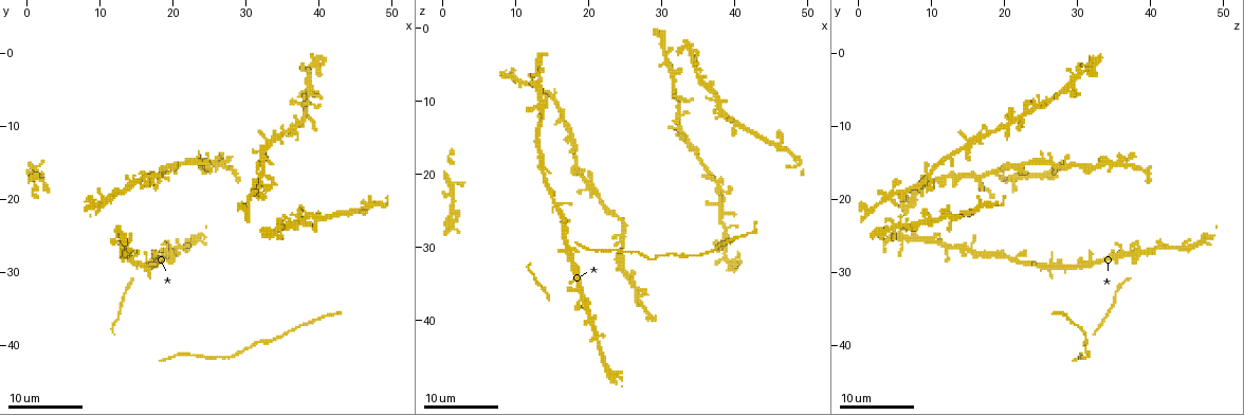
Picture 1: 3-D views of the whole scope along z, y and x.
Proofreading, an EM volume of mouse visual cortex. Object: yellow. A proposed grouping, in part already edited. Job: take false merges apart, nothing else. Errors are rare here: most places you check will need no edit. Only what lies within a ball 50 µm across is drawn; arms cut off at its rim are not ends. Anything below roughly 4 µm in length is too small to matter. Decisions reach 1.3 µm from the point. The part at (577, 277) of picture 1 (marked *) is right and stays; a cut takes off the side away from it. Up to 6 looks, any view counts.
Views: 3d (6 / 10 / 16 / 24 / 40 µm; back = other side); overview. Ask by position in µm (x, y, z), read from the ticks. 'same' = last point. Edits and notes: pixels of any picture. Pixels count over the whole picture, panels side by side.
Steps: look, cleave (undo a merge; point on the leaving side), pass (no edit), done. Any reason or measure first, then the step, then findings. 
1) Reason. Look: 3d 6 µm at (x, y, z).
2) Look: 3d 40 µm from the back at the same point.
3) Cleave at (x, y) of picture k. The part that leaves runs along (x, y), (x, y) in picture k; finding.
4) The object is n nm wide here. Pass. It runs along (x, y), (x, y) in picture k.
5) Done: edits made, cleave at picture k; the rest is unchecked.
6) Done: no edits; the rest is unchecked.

Four or more arms meet. Look: 3d 16 µm at (18.5, 28.0, 35.5).

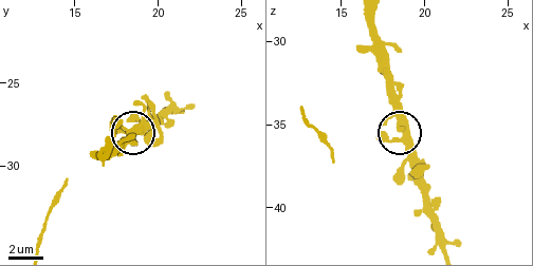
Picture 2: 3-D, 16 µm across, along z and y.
The side arm is 18 µm long. Pass. Continuous, no second neuron.

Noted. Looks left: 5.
Three-way junction. Look: 3d 10 µm at (13.0, 27.0, 15.5).

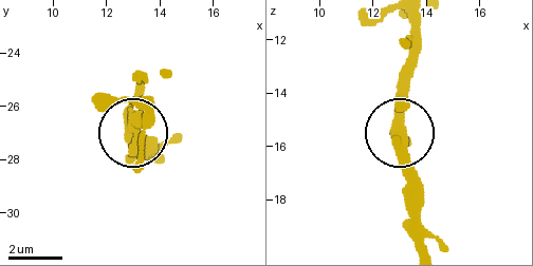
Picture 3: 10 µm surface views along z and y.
Look: 3d 10 µm from the back at the same point.

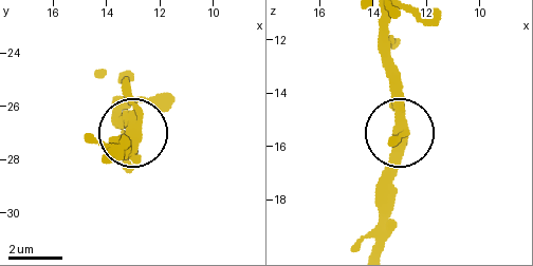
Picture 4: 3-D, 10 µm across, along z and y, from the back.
Pass. It runs along (372, 248), (378, 187), (398, 126), (393, 73) in picture 4; one neuron here.

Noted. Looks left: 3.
Looks like a crossing. Look: 3d 10 µm at (32.5, 13.5, 13.5).

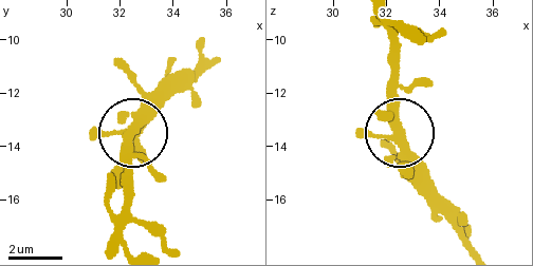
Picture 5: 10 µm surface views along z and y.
Pass. Continuous, no second neuron.

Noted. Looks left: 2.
Done: no edits; the rest is unchecked.

